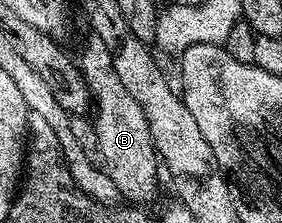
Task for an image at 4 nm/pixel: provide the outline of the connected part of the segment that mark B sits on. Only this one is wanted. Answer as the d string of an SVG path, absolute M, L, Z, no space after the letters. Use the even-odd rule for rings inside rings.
M90 38L86 49L82 52L82 57L77 57L76 63L82 69L82 77L86 79L86 85L96 108L98 104L98 113L94 116L94 132L98 135L98 152L102 155L103 161L101 160L101 163L104 165L104 170L112 178L112 182L116 182L119 197L125 198L127 196L130 199L127 201L130 202L152 199L154 191L158 188L160 157L150 137L150 127L144 118L144 110L140 110L136 98L132 98L132 94L128 94L128 89L120 83L120 78L116 75L116 66L112 66L112 54L108 54L104 42Z

